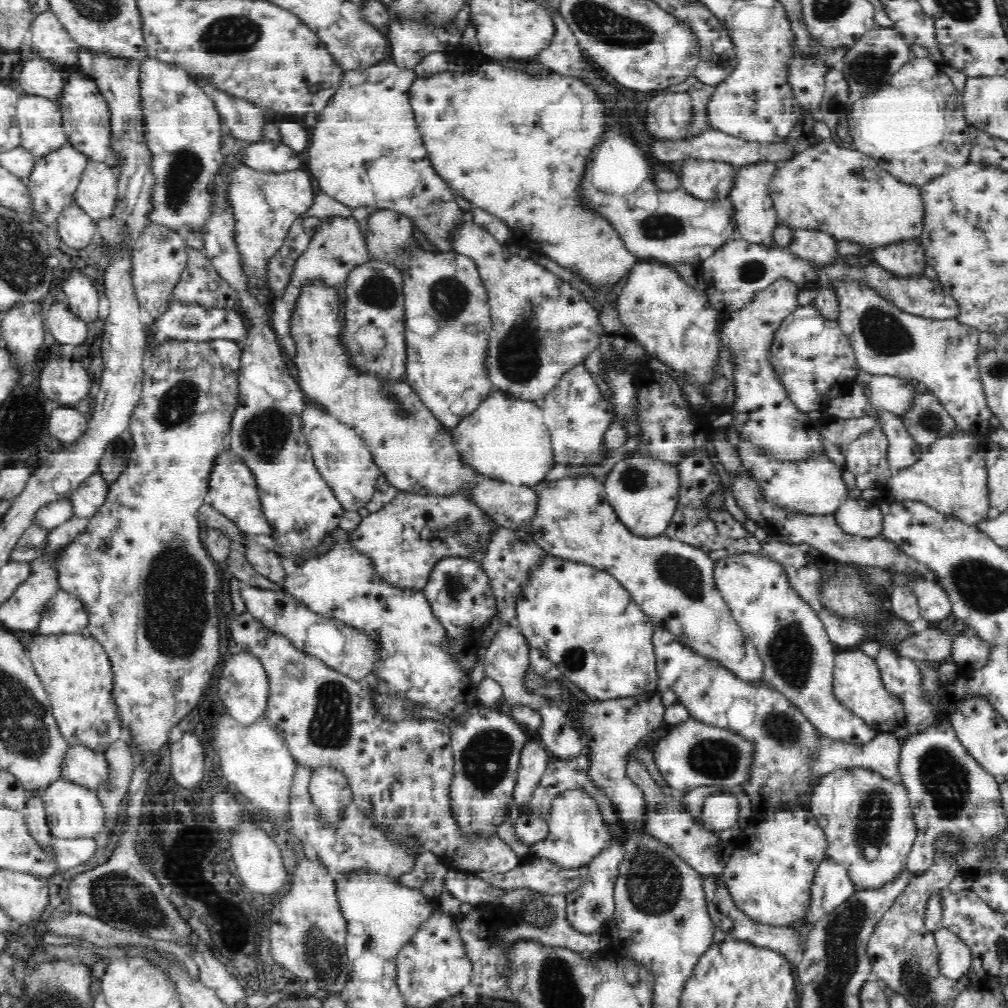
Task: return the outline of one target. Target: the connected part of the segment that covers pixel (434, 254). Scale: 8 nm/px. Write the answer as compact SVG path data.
M382 209L373 214L365 224L369 226L370 236L367 248L372 259L394 263L403 276L405 296L406 342L408 347L406 382L418 395L422 405L442 427L453 429L466 417L469 417L490 395L492 385L487 375L486 356L489 334L466 332L464 326L480 326L482 330L491 330L491 310L488 304L488 291L482 282L477 265L469 256L453 250L438 252L433 247L421 249L419 245L411 248L413 225L406 215L396 211Z

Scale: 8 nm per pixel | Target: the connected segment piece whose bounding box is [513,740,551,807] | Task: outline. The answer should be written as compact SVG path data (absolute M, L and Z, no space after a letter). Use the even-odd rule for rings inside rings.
M534 740L529 741L525 744L525 748L521 752L521 763L519 768L519 778L517 780L516 788L513 790L513 798L519 803L519 806L528 804L531 798L531 792L537 787L536 782L539 782L541 776L548 766L548 762L551 759L550 752L544 747L540 741L534 742Z

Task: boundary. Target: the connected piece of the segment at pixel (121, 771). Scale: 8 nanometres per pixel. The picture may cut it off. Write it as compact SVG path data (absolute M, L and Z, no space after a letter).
M123 738L113 742L103 753L108 763L108 776L102 784L96 786L94 792L104 807L106 820L114 822L112 818L116 818L128 792L136 761Z

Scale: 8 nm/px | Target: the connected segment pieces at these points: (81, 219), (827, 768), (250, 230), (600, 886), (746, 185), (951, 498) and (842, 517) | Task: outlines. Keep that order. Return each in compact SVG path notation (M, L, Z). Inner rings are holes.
M78 205L67 206L57 220L58 234L64 246L82 250L90 246L96 234L97 220L90 218Z
M817 732L816 742L814 742L815 750L812 751L812 756L808 764L808 776L806 776L806 790L810 782L818 782L816 778L822 778L828 773L835 770L863 768L871 771L876 771L878 774L886 778L893 779L898 783L898 762L902 752L902 741L894 734L880 733L875 734L870 742L864 744L854 744L845 740L836 740L825 734Z
M240 165L231 176L229 197L237 218L237 245L241 251L245 273L250 277L251 293L254 289L252 274L265 276L268 260L278 252L292 223L308 212L314 202L314 178L298 169L285 173L257 173Z
M616 843L612 848L605 850L604 853L592 861L582 884L576 890L572 890L572 892L568 892L565 895L567 919L576 930L586 934L601 932L602 926L606 925L610 916L614 914L615 884L619 879L619 868L622 866L625 856L626 849L624 844ZM592 906L598 907L592 912Z
M754 164L754 166L741 166L738 168L737 181L729 198L736 206L735 219L739 224L738 237L762 245L770 249L780 249L775 239L775 230L778 226L774 207L770 204L770 199L766 196L766 182L770 180L770 174L774 174L776 166L774 164Z
M956 432L953 437L940 439L935 445L923 451L922 458L916 466L902 470L898 474L892 474L883 491L894 499L894 502L917 501L934 508L934 510L959 520L969 528L977 528L979 523L986 521L986 512L989 510L987 492L987 471L985 468L985 456L988 445L978 442L972 435L964 432Z
M855 496L834 513L833 517L840 529L847 534L862 537L882 535L882 512L880 506L872 504L871 501L861 500Z

